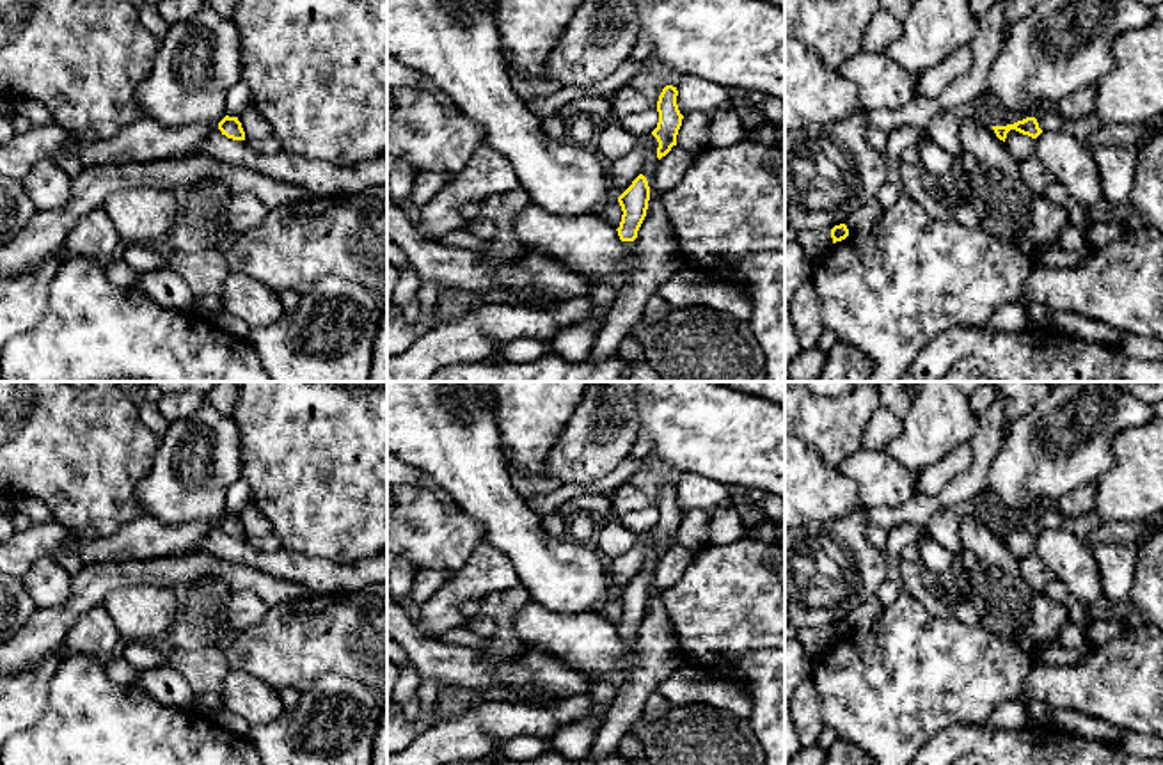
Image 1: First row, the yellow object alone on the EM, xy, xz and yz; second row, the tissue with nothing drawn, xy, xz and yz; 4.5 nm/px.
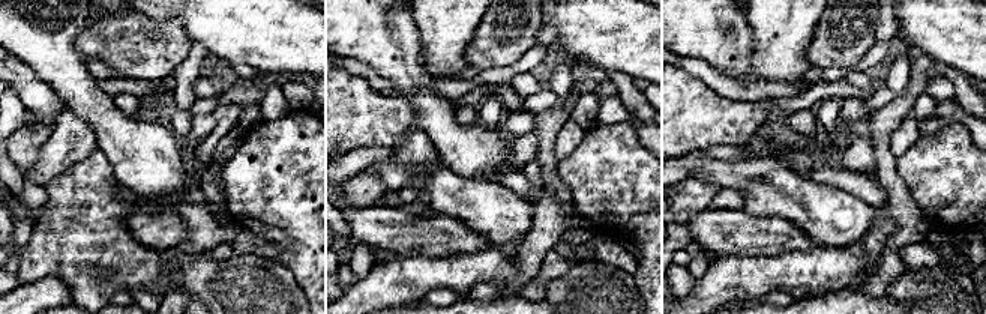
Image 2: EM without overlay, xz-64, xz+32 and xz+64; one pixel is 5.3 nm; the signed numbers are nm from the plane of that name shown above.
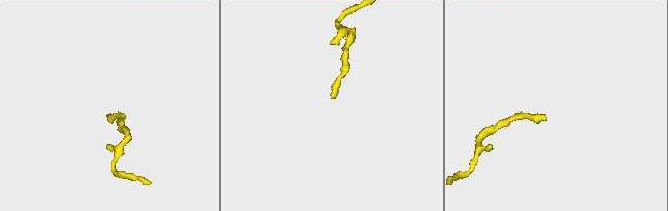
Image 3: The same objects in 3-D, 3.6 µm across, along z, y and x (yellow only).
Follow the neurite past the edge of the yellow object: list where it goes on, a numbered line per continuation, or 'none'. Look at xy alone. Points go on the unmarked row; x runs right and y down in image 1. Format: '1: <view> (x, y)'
none

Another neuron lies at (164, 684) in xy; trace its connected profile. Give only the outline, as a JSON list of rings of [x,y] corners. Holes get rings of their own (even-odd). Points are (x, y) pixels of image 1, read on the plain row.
[[[170,666],[140,671],[137,685],[169,708],[194,710],[194,692]]]

